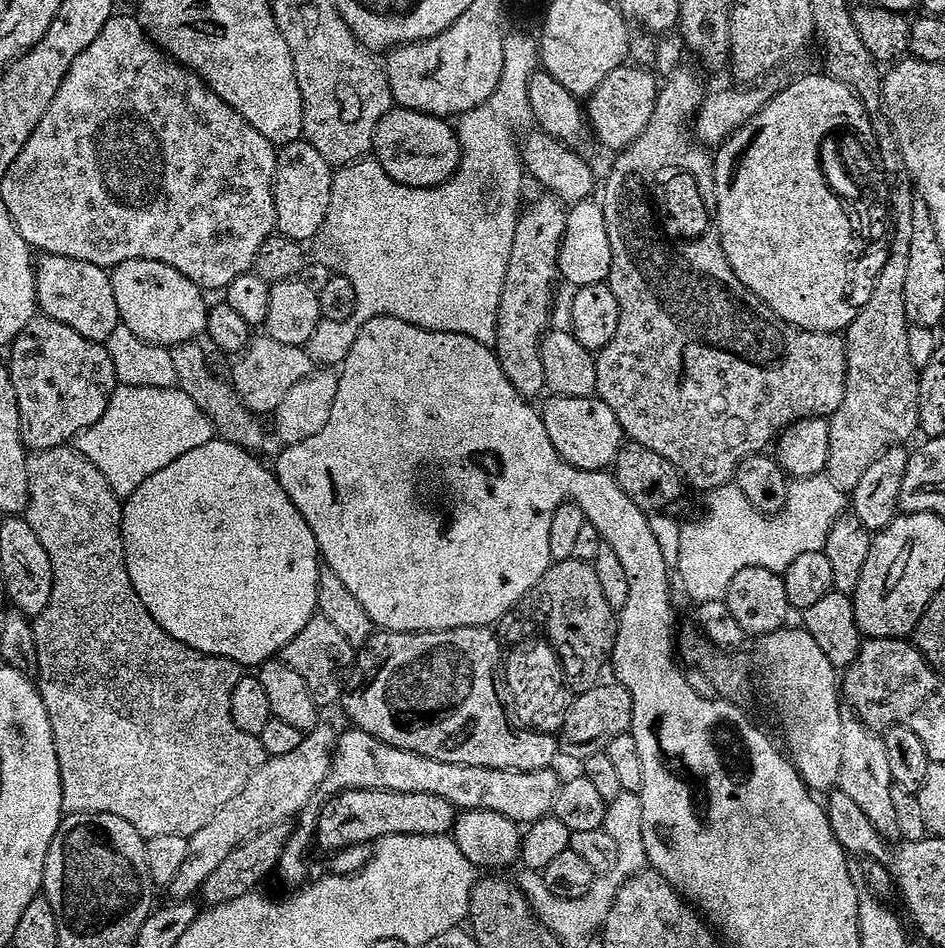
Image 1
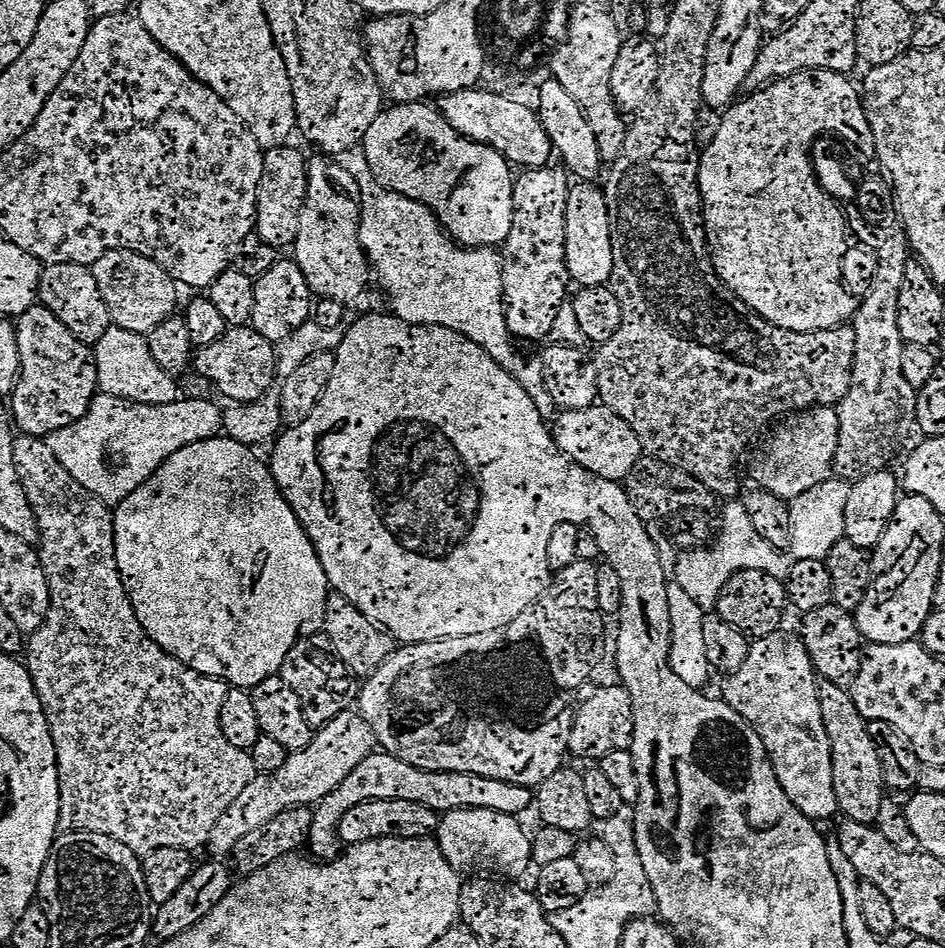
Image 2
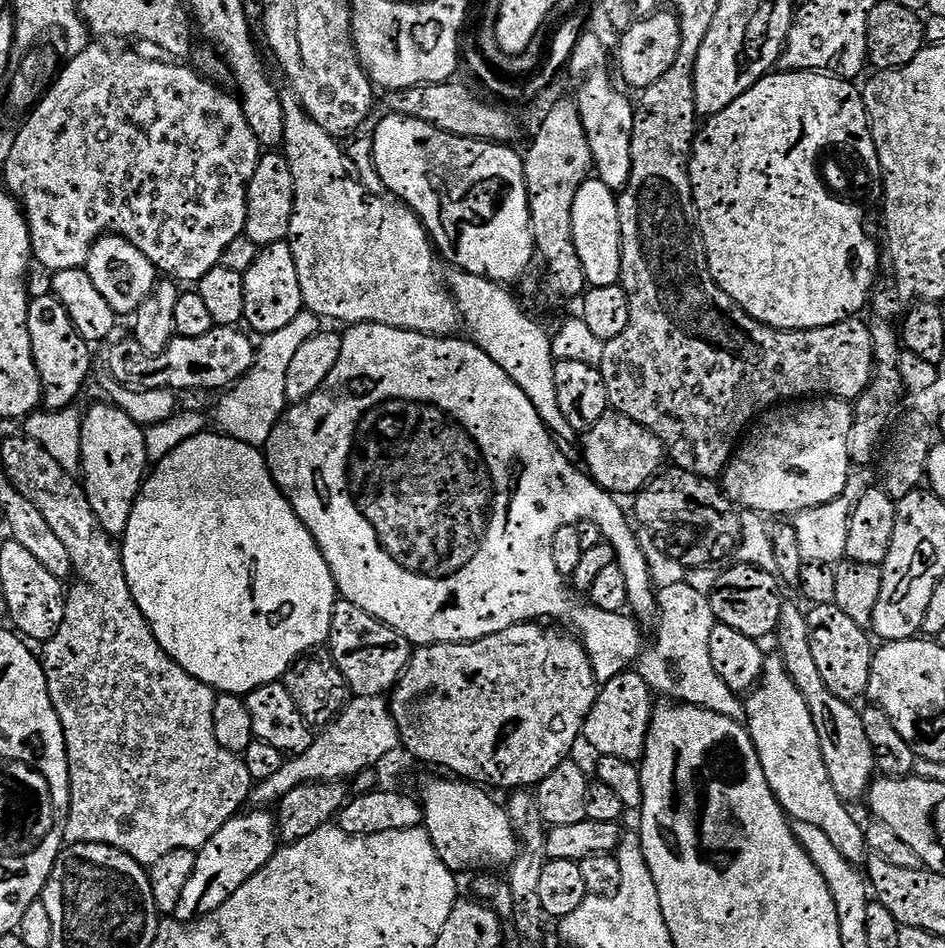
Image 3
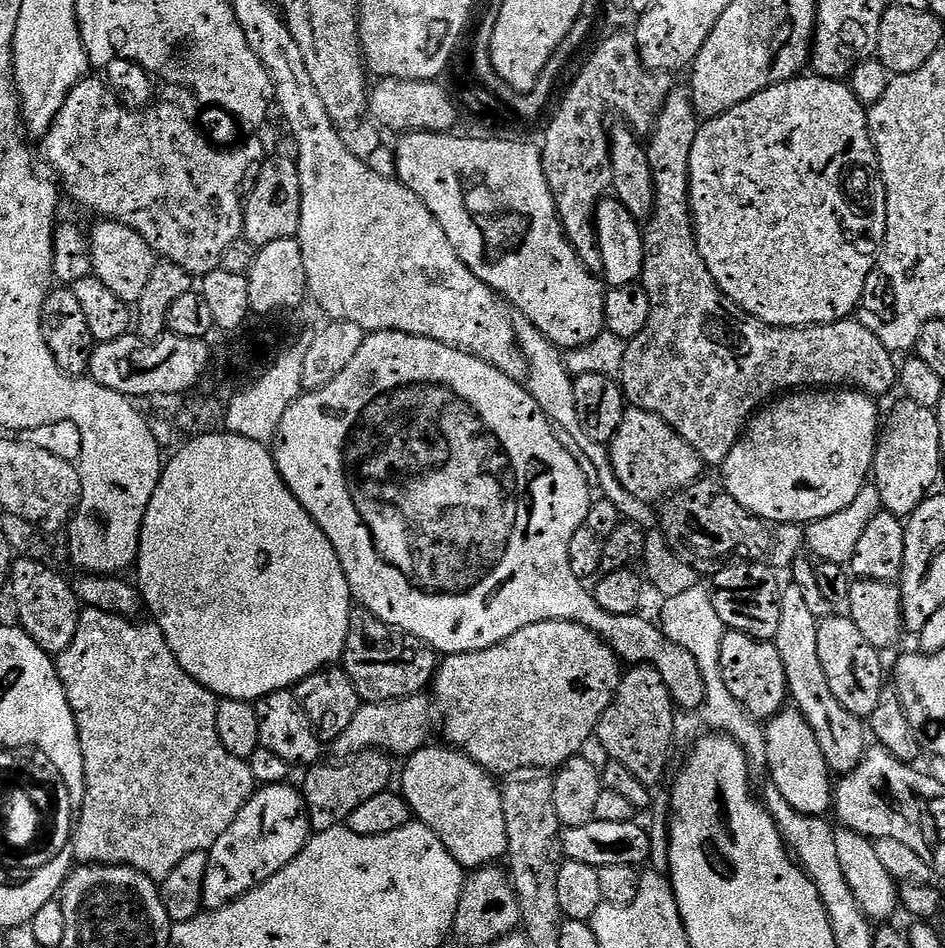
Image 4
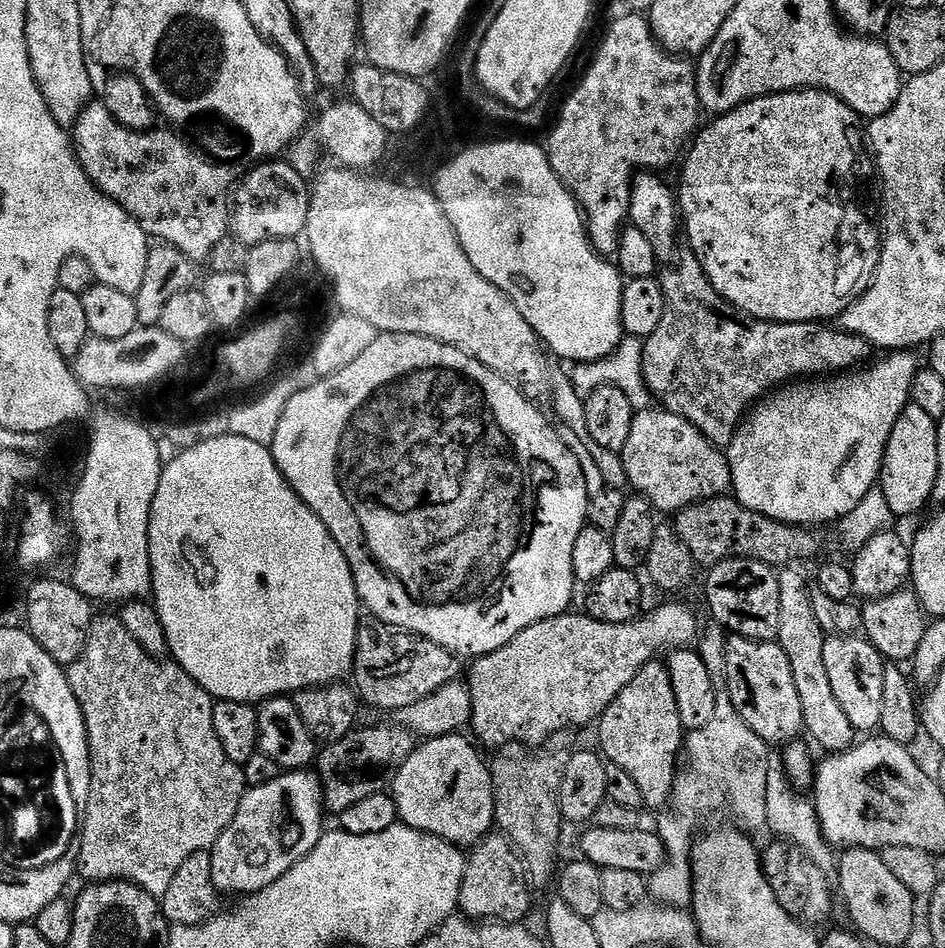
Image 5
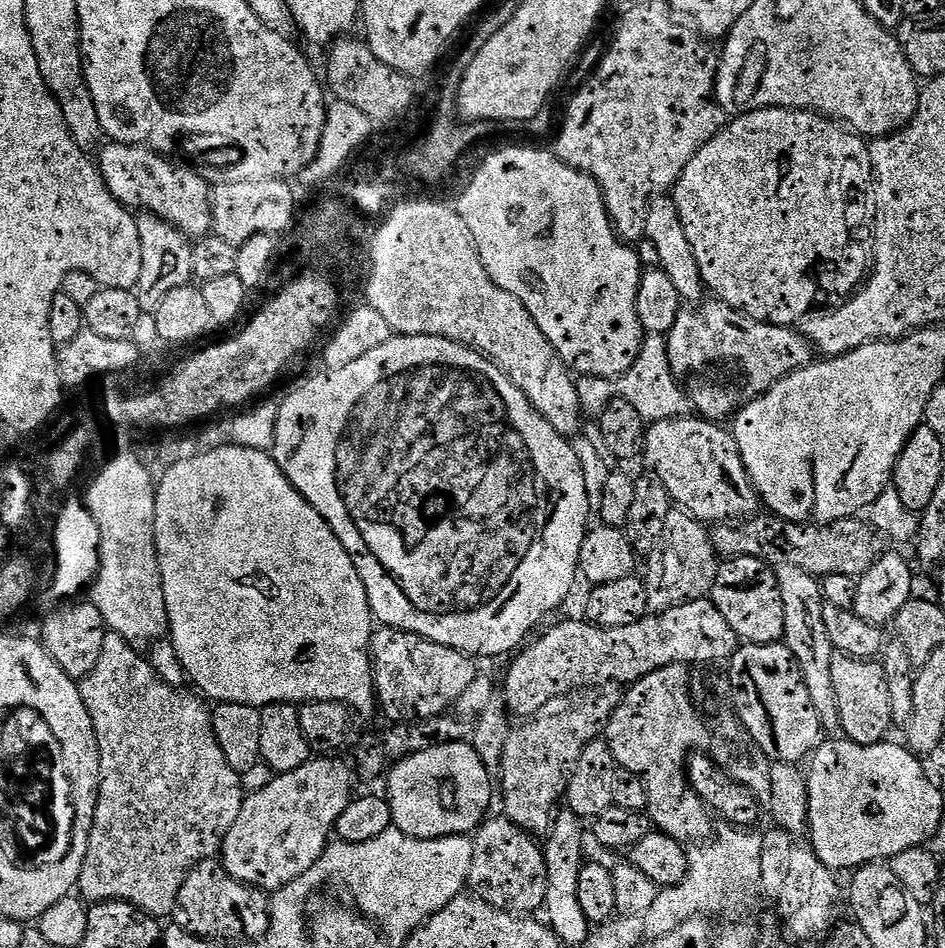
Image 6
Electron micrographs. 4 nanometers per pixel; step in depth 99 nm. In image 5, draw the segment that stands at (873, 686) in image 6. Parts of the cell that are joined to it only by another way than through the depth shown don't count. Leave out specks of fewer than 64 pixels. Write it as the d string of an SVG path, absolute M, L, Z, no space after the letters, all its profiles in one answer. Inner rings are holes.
M860 634L827 637L822 655L834 698L838 698L846 718L850 718L850 726L854 726L858 734L875 733L882 722L882 678L886 667L884 656Z

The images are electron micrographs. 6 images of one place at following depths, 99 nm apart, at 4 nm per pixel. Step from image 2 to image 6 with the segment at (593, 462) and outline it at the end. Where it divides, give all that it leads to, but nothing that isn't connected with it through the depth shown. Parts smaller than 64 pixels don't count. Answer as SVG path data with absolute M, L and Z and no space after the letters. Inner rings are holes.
M691 414L680 419L649 423L644 434L642 460L648 463L647 471L658 477L662 486L666 486L677 509L687 512L689 516L708 526L719 525L721 522L740 522L757 515L762 508L760 497L756 495L752 480L742 462L736 439L727 427L720 427L724 426Z

